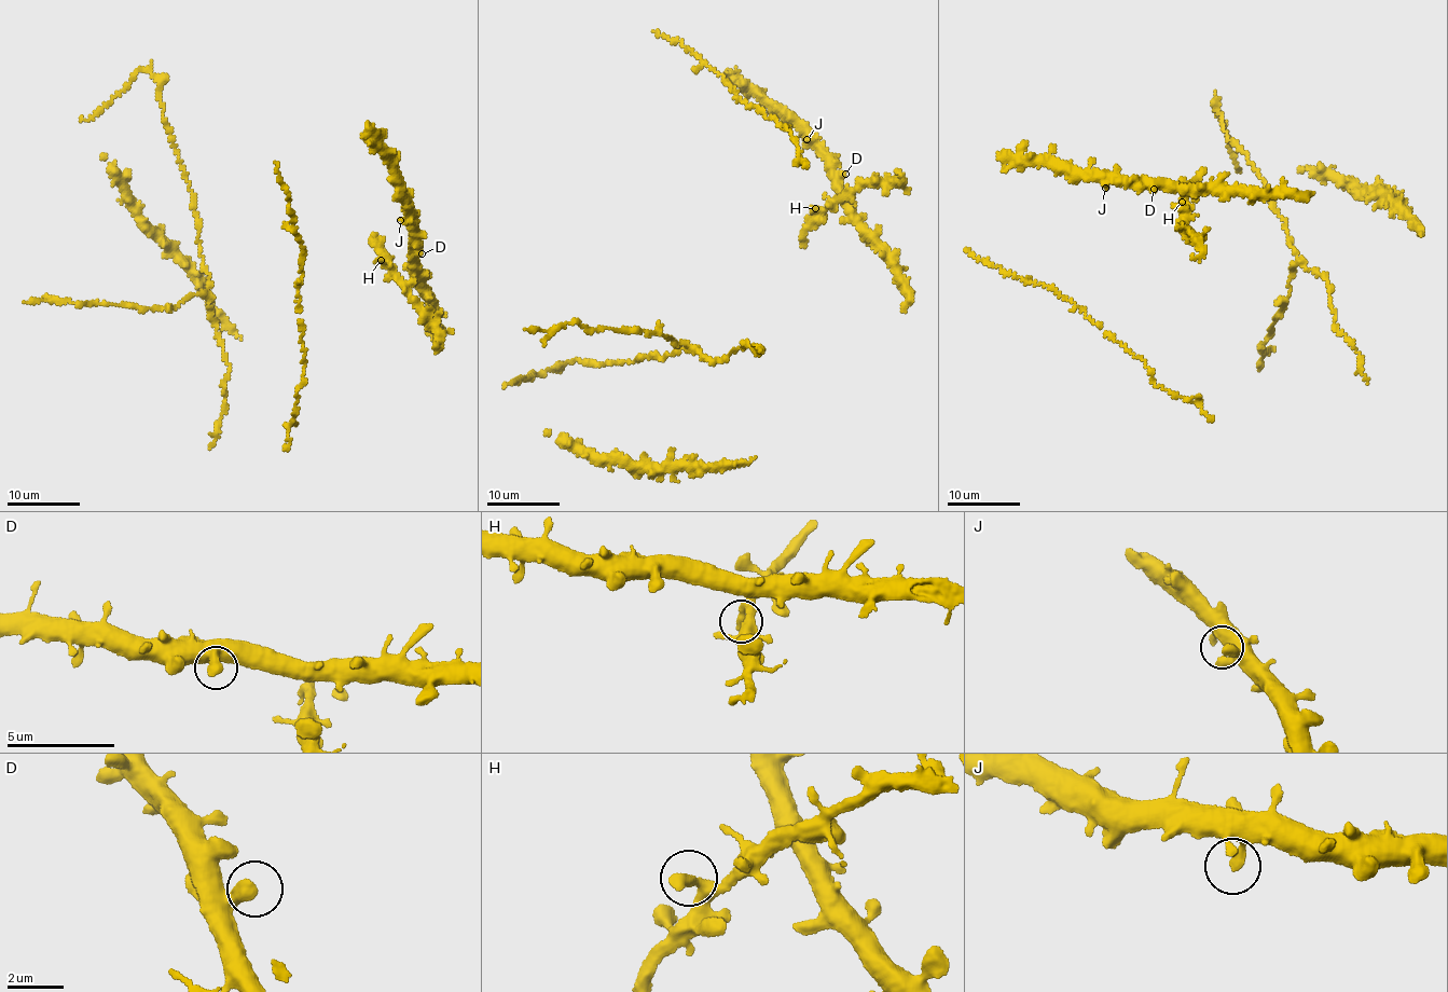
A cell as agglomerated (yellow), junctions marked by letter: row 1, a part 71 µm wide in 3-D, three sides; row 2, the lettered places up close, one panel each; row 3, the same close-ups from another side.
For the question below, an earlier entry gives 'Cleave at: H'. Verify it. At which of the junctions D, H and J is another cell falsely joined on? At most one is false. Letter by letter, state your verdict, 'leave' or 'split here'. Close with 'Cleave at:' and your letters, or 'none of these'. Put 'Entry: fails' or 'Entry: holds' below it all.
D: leave
H: leave
J: leave
Cleave at: none of these
Entry: fails

